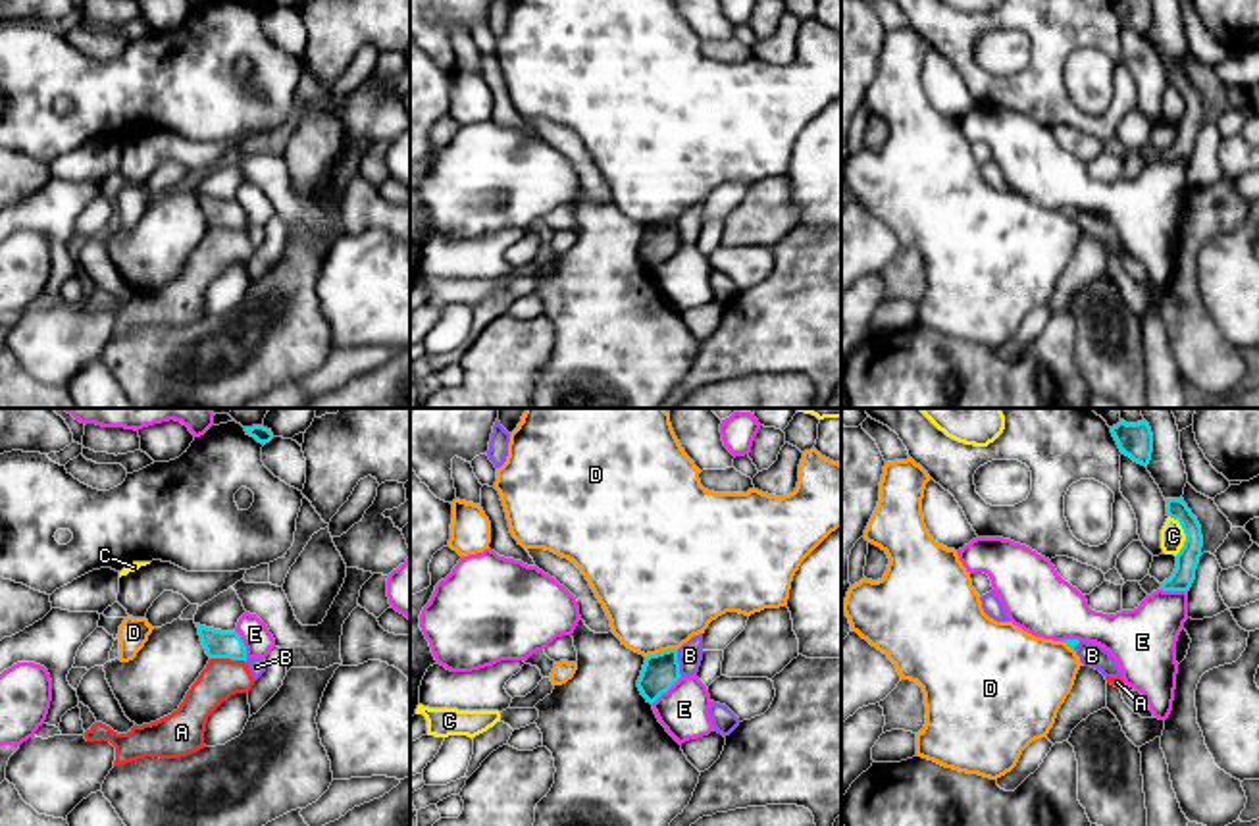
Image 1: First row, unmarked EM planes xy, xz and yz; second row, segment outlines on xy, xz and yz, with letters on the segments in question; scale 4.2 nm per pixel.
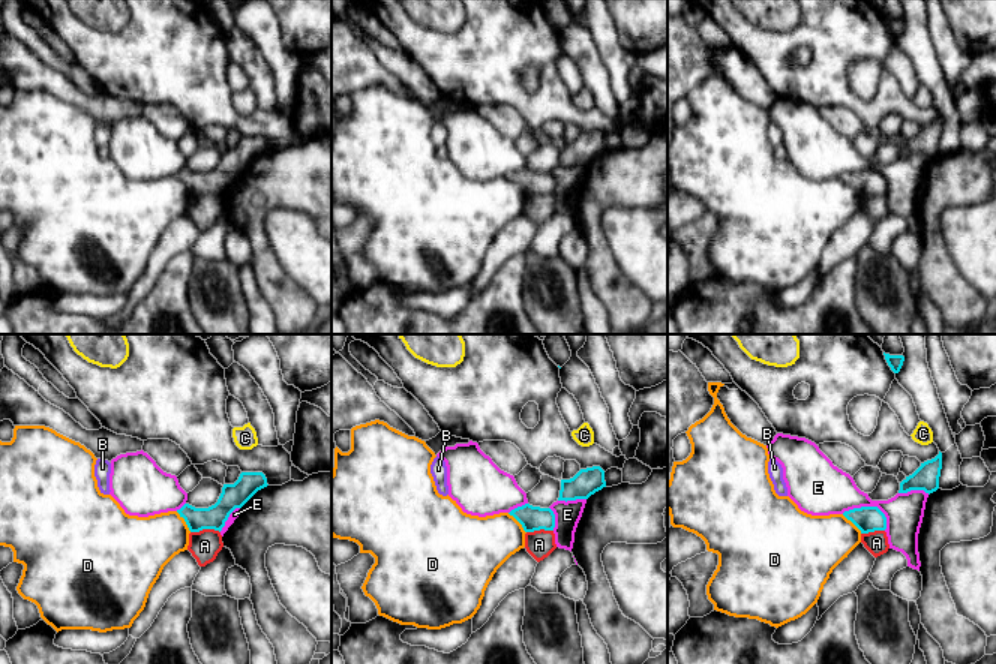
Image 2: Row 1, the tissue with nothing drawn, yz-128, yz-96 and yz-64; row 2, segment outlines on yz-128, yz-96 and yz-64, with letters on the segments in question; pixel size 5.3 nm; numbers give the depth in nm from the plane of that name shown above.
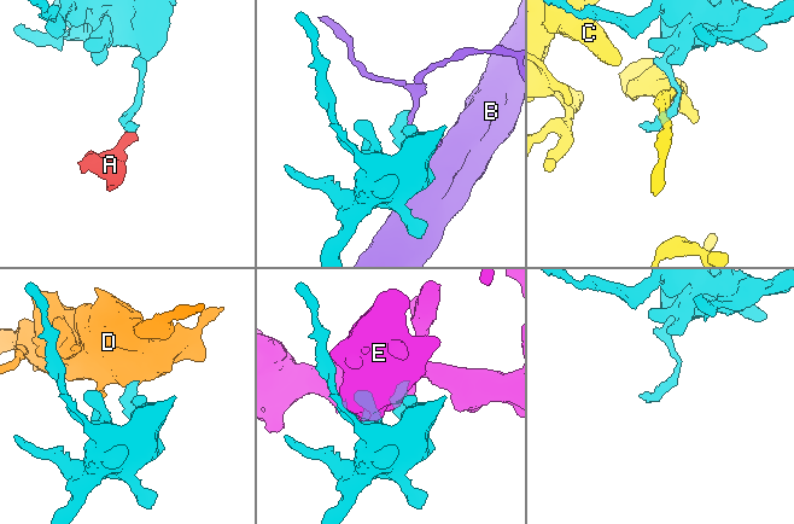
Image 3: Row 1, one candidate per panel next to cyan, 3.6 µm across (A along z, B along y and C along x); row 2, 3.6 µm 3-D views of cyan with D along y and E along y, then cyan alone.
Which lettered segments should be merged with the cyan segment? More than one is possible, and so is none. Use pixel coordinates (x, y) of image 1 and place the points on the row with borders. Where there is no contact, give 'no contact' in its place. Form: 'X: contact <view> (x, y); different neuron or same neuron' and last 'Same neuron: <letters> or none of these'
A: contact xy (228, 657); different neuron
B: contact xz (678, 663); different neuron
C: contact yz (1184, 532); different neuron
D: contact xz (663, 651); different neuron
E: contact yz (1175, 590); different neuron
Same neuron: none of these

